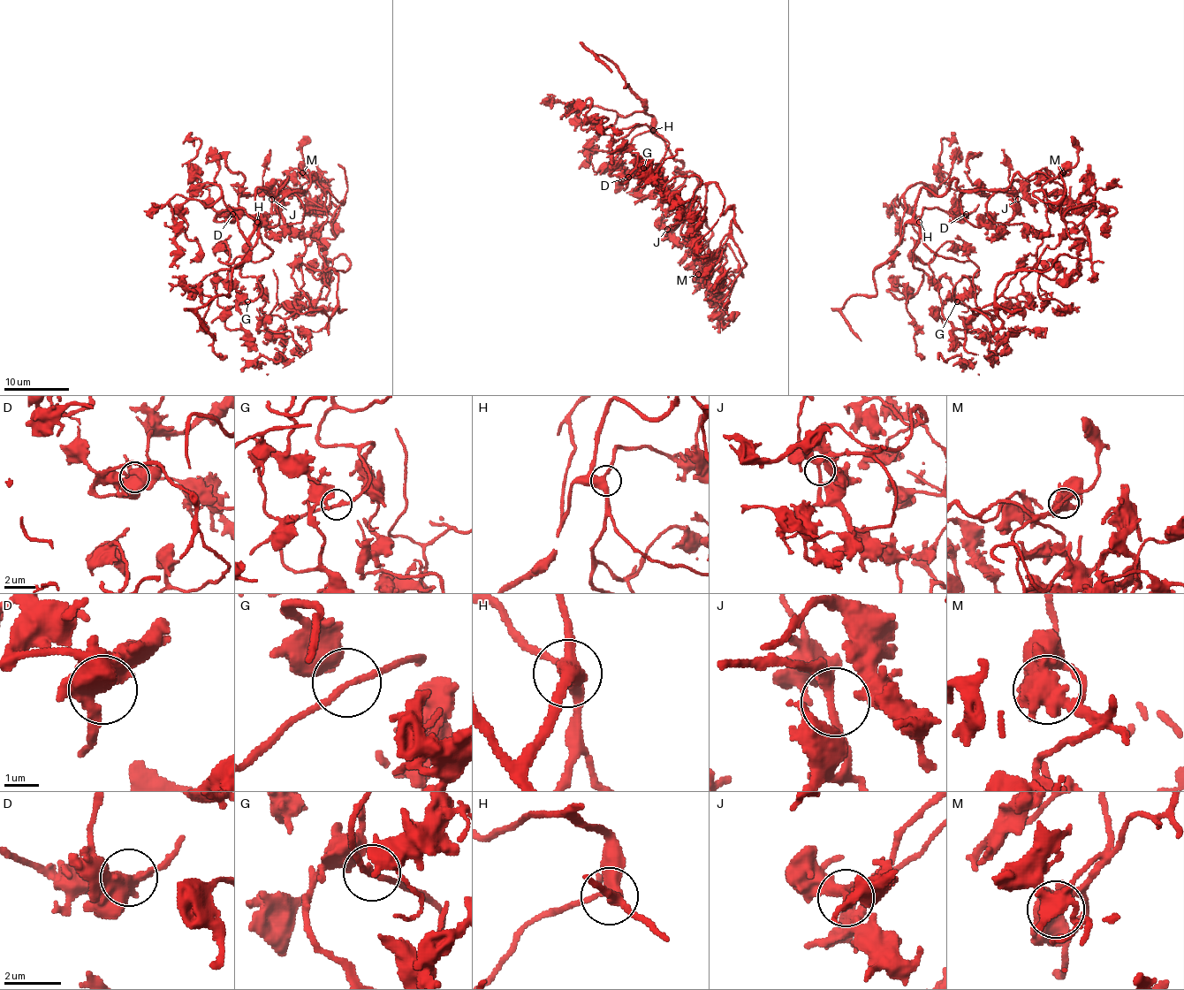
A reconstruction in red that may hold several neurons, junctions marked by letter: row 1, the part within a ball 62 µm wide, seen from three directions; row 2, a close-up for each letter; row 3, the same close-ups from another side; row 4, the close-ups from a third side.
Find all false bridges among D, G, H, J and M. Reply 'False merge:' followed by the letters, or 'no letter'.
False merge: no letter

